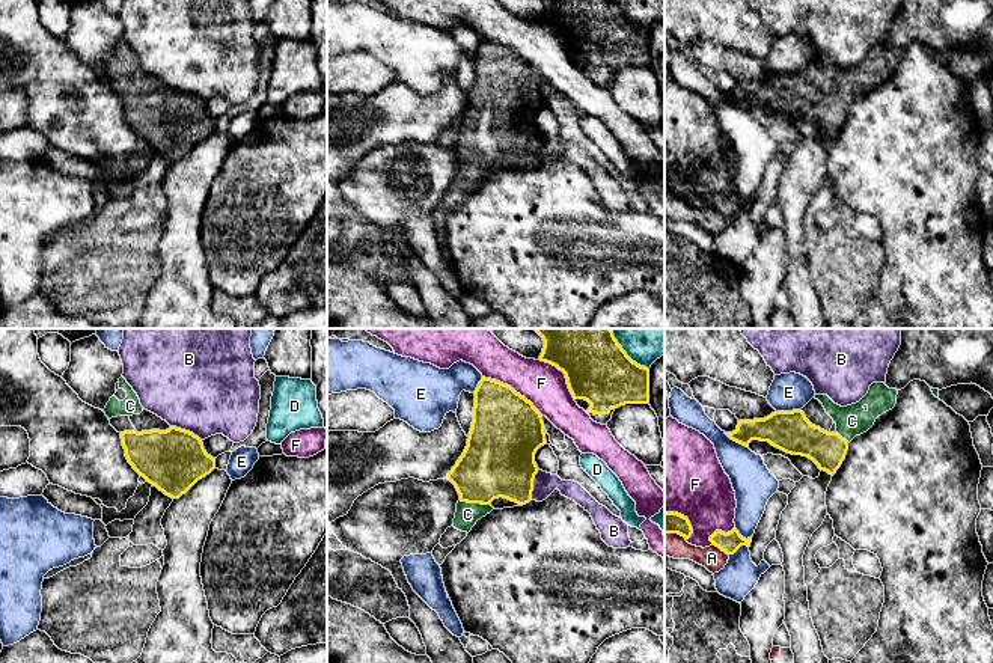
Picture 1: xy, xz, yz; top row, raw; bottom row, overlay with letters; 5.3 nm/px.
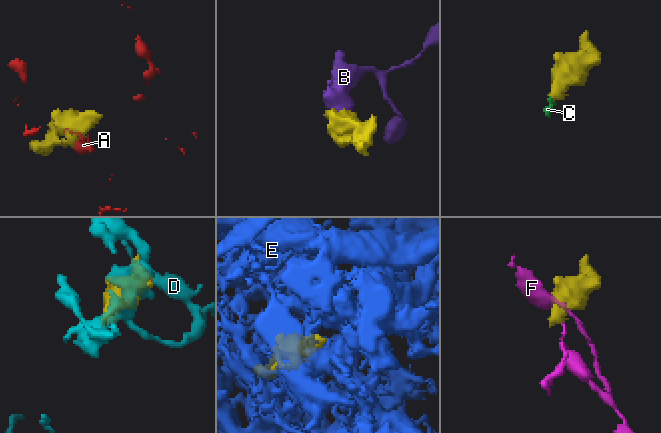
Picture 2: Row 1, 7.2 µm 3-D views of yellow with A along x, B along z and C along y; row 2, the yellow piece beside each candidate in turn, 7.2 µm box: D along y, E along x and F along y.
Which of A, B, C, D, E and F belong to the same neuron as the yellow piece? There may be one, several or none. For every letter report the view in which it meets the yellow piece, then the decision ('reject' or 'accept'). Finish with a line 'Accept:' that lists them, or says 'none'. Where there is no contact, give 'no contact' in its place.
A: yz | reject
B: xy | reject
C: xz | accept
D: xz | reject
E: yz | reject
F: xz | reject
Accept: C

